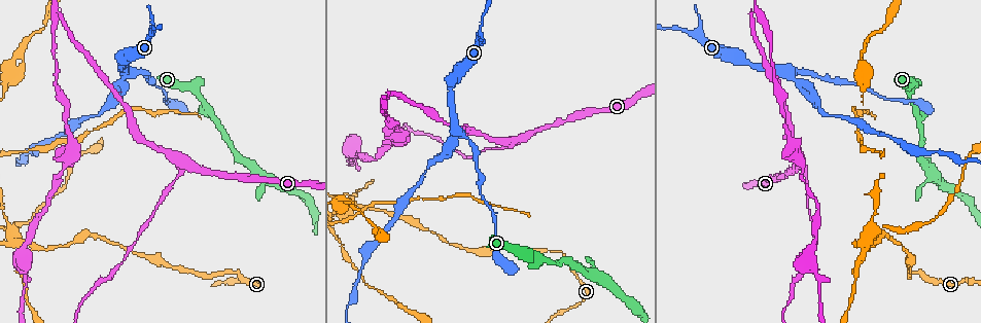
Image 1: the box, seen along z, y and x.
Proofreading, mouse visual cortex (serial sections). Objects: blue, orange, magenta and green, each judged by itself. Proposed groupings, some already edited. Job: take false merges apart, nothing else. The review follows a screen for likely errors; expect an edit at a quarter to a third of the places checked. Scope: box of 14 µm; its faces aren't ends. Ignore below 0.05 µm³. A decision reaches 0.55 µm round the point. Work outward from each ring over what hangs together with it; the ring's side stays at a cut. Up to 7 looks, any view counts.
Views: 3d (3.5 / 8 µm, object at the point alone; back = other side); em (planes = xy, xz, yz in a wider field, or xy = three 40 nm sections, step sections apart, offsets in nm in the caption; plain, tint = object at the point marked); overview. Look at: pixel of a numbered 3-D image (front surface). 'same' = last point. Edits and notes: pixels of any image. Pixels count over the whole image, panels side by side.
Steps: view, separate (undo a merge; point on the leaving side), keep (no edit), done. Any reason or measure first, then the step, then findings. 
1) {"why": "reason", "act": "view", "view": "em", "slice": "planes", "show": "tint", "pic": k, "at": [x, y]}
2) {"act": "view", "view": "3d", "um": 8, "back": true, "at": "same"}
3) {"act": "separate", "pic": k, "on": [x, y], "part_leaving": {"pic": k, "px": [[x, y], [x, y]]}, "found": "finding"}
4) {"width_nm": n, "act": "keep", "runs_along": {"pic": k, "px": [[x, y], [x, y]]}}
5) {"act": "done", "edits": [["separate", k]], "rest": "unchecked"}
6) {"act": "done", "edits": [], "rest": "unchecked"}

{"why": "side arm on a straight run", "act": "view", "view": "3d", "um": 3.5, "pic": 1, "at": [786, 74]}

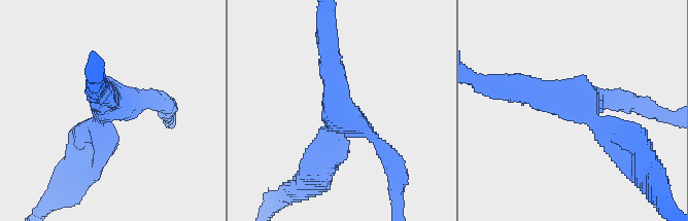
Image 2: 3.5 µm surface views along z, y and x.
{"arms": 3, "arm_widths_nm": [200, 350, 400], "act": "view", "view": "em", "slice": "xy", "step": 5, "show": "tint", "pic": 2, "at": [336, 111]}

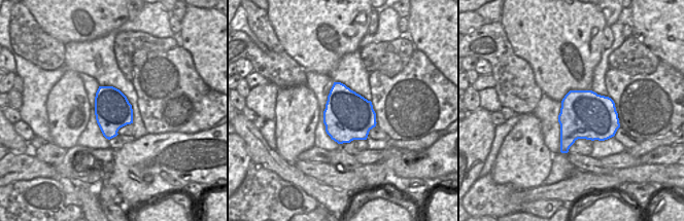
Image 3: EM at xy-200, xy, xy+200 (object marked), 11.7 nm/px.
{"act": "keep", "runs_along": {"pic": 2, "px": [[514, 86], [570, 96], [627, 134]]}, "found": "one cell here"}

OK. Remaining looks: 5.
{"why": "branch point", "act": "view", "view": "3d", "um": 3.5, "pic": 1, "at": [186, 164]}

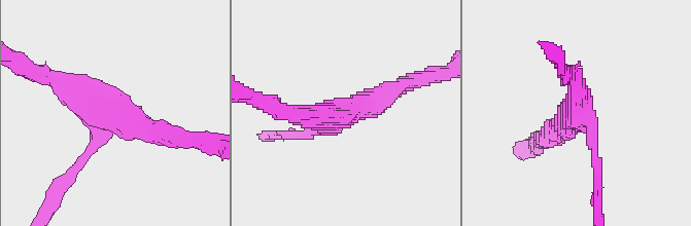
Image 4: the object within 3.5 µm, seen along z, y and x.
{"why": "need the tissue", "act": "view", "view": "em", "slice": "xy", "step": 1, "show": "tint", "pic": 4, "at": [578, 116]}

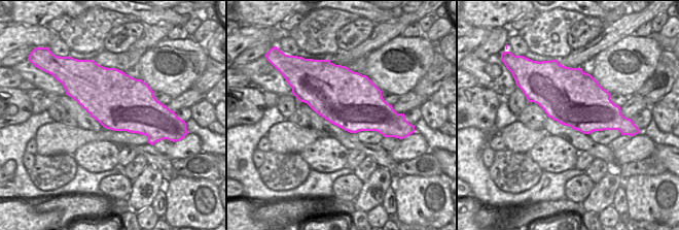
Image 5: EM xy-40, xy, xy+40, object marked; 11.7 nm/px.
{"act": "view", "view": "em", "slice": "planes", "show": "tint", "at": "same"}

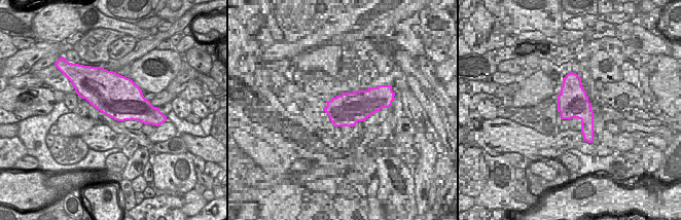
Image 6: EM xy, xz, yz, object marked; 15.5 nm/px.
{"arms": 3, "arm_widths_nm": [150, 300, 300], "act": "keep", "runs_along": {"pic": 4, "px": [[167, 134], [94, 109], [53, 77]]}, "found": "continuous, no second cell"}

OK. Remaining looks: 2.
{"why": "sharp bend", "act": "view", "view": "3d", "um": 3.5, "back": true, "pic": 1, "at": [756, 9]}

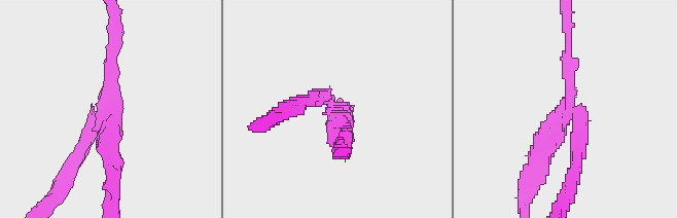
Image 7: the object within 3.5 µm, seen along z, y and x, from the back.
{"act": "view", "view": "em", "slice": "planes", "show": "tint", "pic": 7, "at": [103, 114]}

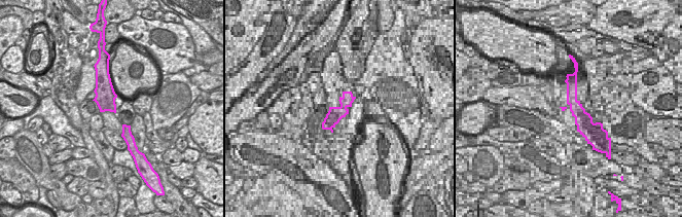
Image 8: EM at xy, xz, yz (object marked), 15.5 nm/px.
{"act": "separate", "pic": 7, "on": [112, 125], "part_leaving": {"pic": 7, "px": [[99, 115], [108, 118], [114, 197]]}, "found": "two cells meet here"}

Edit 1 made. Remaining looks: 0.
{"act": "done", "edits": [["separate", 7]], "rest": "unchecked"}

